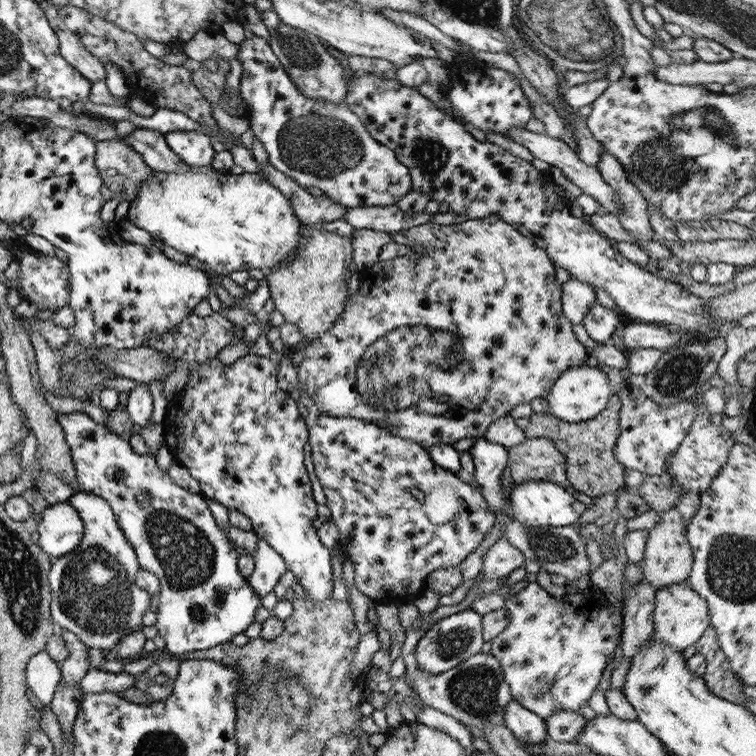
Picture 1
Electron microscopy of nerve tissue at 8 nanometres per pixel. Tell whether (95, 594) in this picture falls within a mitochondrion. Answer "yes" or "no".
yes

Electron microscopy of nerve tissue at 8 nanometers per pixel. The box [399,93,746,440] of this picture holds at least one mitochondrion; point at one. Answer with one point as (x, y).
(663, 162)

